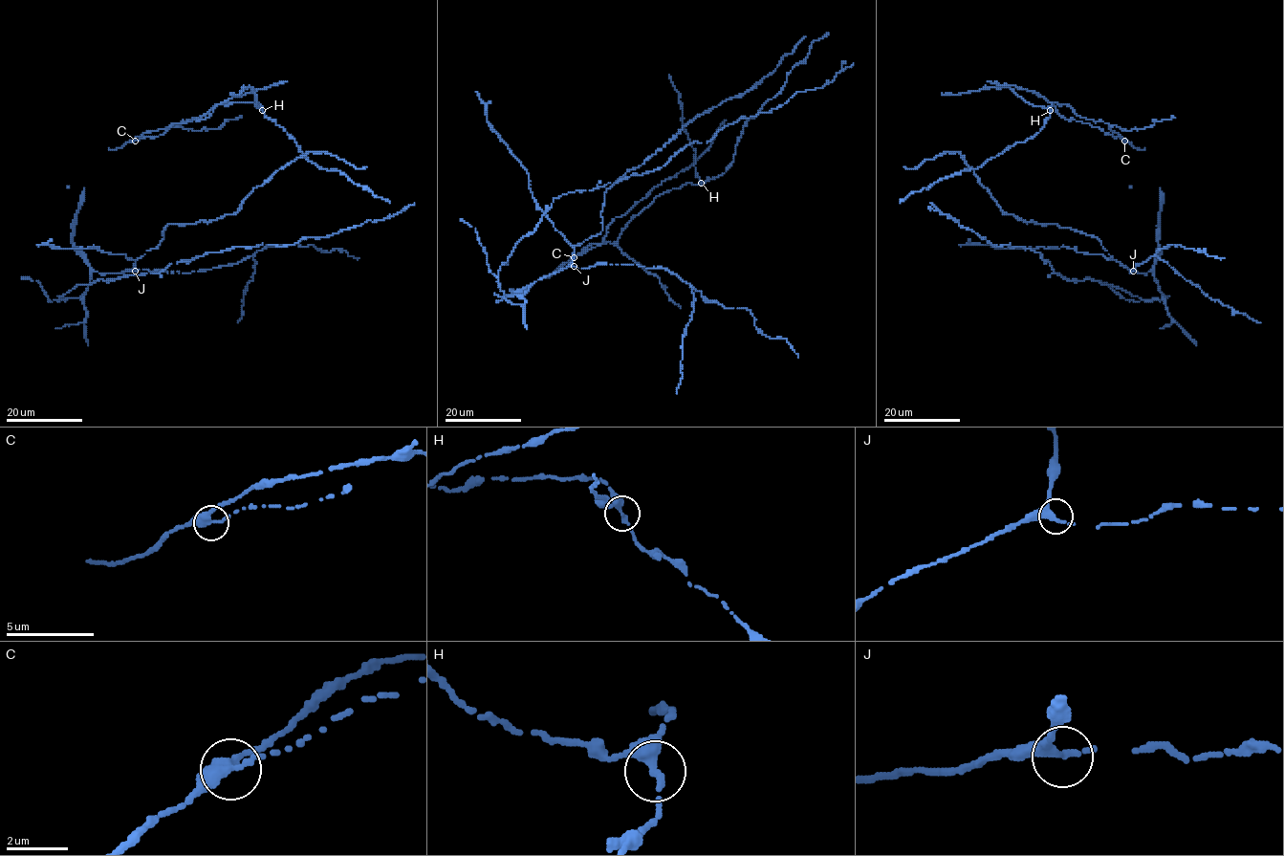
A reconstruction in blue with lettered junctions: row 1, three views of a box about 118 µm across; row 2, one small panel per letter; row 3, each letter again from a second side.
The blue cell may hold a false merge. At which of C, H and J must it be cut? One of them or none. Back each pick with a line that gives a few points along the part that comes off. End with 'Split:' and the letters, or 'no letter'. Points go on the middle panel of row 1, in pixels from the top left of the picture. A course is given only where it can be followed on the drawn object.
Split: no letter

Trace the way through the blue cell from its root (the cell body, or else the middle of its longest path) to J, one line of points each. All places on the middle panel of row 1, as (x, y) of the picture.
J: (675, 136), (607, 189), (601, 210), (602, 230), (574, 247), (574, 266)

